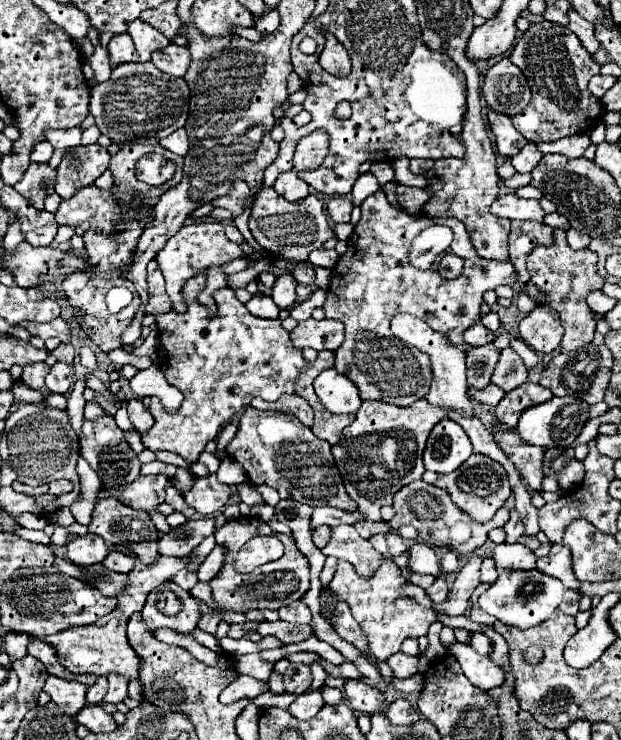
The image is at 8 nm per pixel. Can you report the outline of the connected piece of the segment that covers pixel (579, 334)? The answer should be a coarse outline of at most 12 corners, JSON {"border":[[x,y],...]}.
{"border":[[552,247],[526,257],[532,283],[564,327],[560,353],[594,337],[586,293],[602,289],[596,253]]}

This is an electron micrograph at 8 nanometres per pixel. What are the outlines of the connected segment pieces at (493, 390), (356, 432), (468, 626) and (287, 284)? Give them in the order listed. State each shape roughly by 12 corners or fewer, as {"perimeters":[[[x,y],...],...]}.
{"perimeters":[[[488,385],[482,391],[470,389],[472,399],[498,405],[504,391],[496,385]],[[362,401],[332,445],[346,493],[382,519],[422,477],[442,409]],[[464,615],[436,617],[444,626],[462,628],[469,632],[482,632],[481,624]],[[290,273],[274,283],[272,299],[290,309],[296,299],[296,281]]]}

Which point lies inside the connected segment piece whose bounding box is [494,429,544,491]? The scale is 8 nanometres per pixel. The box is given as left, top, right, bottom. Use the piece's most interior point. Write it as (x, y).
(528, 459)

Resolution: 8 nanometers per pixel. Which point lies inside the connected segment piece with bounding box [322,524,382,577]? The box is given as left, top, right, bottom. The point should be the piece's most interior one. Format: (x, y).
(345, 543)

